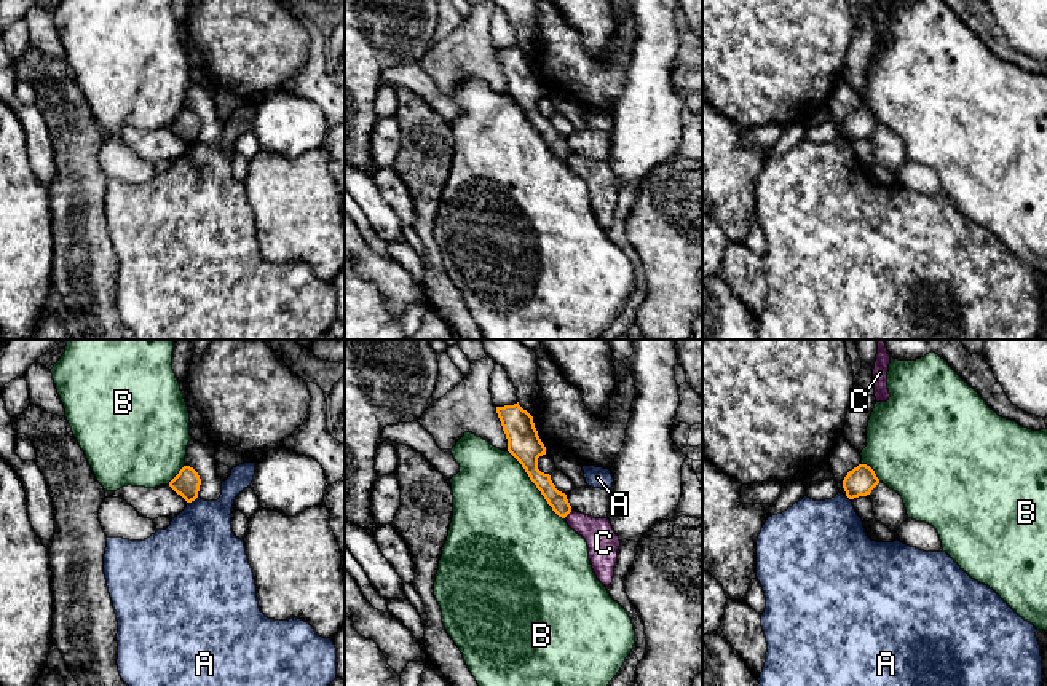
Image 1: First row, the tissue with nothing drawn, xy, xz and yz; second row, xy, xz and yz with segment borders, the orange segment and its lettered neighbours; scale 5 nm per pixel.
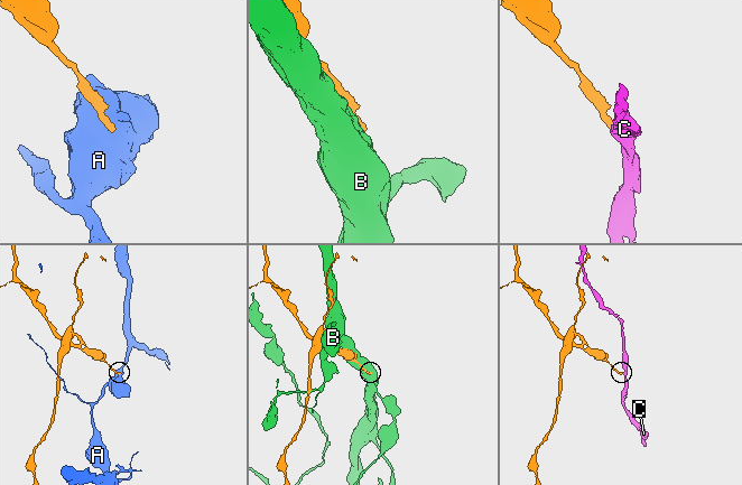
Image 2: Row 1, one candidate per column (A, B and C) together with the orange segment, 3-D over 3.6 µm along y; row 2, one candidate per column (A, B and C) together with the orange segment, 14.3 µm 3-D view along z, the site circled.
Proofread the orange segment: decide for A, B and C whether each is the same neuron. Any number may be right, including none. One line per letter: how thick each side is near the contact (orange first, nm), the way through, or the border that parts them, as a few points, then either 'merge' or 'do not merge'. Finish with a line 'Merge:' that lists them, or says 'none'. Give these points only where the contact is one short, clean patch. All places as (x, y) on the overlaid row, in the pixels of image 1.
A: calibres 130 and 380 nm; border xy (197, 496), (189, 503); do not merge
B: calibres 170 and 480 nm; do not merge
C: calibres 90 and 160 nm; border xz (572, 511), (565, 516); do not merge
Merge: none

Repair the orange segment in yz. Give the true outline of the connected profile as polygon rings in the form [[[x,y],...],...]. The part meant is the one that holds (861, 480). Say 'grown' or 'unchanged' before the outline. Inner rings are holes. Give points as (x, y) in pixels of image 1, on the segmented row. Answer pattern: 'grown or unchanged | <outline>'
unchanged | [[[859,464],[843,480],[843,488],[849,499],[867,496],[879,483],[875,471],[867,464]]]

